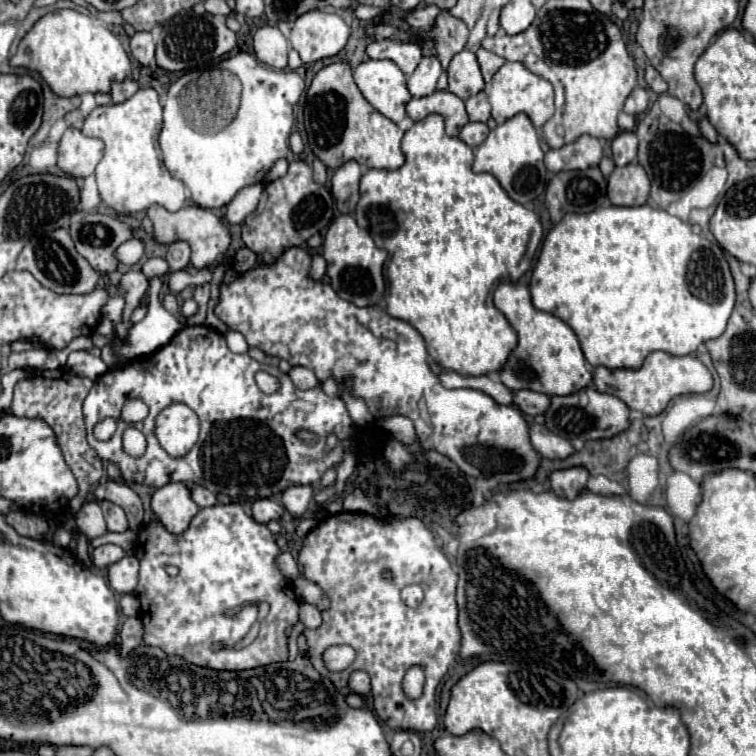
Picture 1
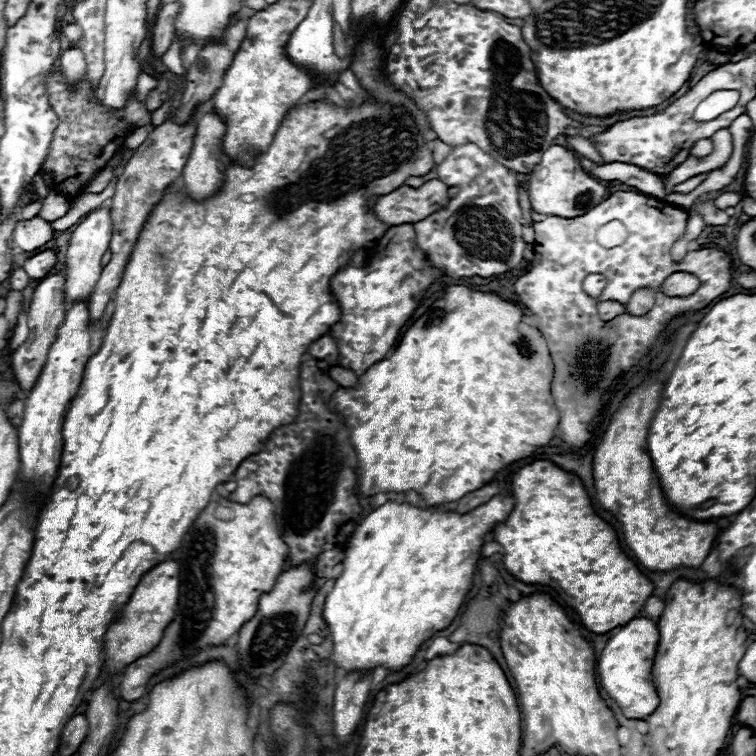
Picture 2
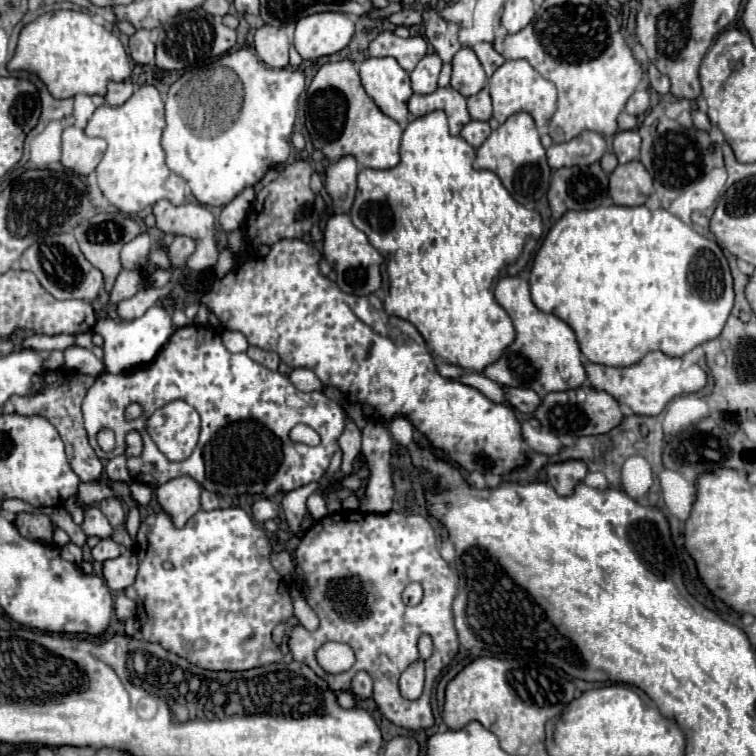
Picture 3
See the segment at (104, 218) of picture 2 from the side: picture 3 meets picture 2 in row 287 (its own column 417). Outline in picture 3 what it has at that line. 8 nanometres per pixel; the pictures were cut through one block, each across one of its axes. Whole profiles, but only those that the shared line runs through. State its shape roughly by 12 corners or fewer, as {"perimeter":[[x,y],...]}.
{"perimeter":[[426,54],[410,72],[414,94],[432,94],[438,88],[442,60]]}

